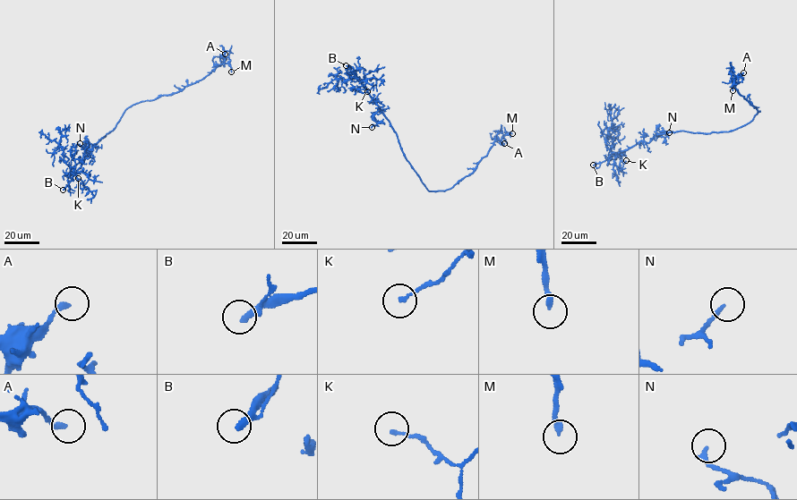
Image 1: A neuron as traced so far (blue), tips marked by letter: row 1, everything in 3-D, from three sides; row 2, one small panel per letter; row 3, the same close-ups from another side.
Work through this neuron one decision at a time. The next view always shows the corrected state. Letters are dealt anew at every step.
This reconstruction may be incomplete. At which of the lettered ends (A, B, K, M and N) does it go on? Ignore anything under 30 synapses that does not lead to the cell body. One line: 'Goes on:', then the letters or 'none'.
Goes on: B

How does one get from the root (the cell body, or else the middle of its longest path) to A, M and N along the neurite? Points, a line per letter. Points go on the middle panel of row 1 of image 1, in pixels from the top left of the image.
A: (411, 165), (428, 190), (445, 190), (471, 174), (494, 141), (501, 139), (501, 144), (504, 143)
M: (411, 165), (428, 190), (448, 190), (472, 173), (499, 132), (512, 133)
N: (411, 165), (404, 155), (397, 133), (380, 109), (373, 115), (376, 124), (372, 127)

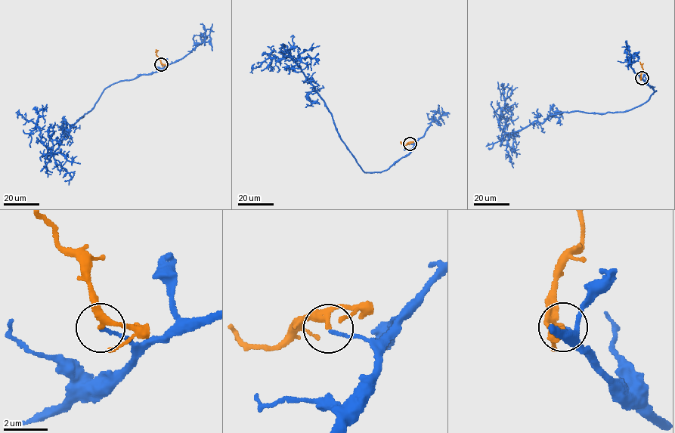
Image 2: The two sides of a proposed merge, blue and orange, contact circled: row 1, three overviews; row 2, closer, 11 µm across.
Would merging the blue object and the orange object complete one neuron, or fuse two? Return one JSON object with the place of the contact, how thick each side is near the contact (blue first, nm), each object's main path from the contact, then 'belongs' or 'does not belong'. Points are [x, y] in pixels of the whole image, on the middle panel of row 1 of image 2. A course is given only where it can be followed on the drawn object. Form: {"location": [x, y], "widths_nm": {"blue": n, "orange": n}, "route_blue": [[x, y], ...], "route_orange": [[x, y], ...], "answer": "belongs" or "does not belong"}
{"location": [410, 143], "widths_nm": {"blue": 150, "orange": 190}, "route_blue": [[410, 143], [409, 153], [385, 170], [365, 172], [339, 135], [323, 100], [290, 56], [271, 57], [252, 73]], "route_orange": [[410, 143], [403, 145], [400, 141]], "answer": "does not belong"}

